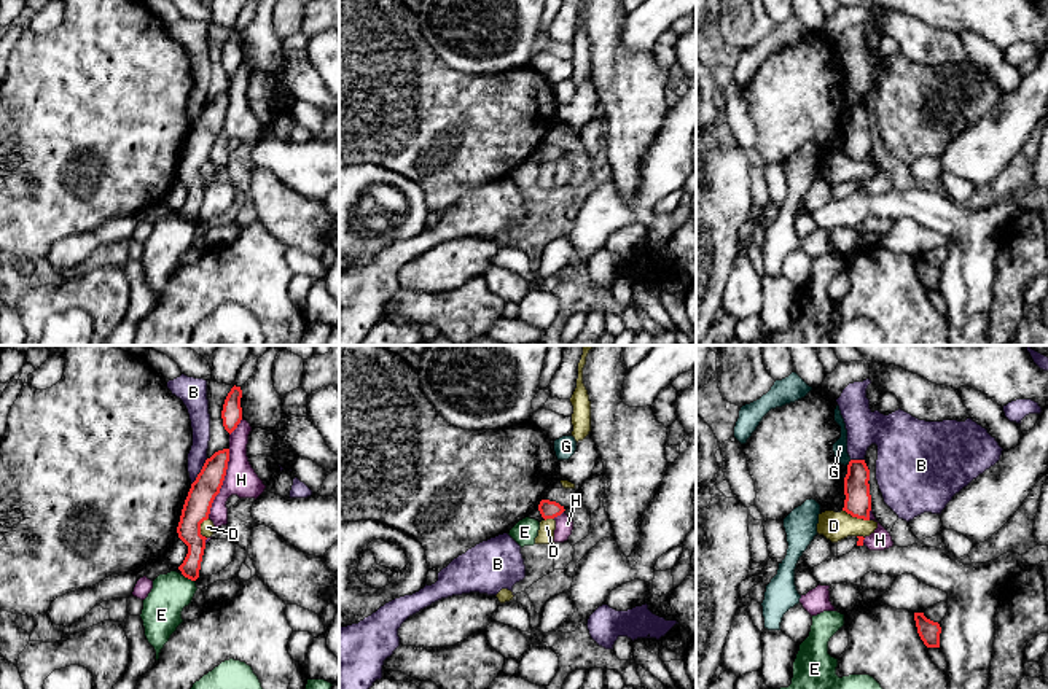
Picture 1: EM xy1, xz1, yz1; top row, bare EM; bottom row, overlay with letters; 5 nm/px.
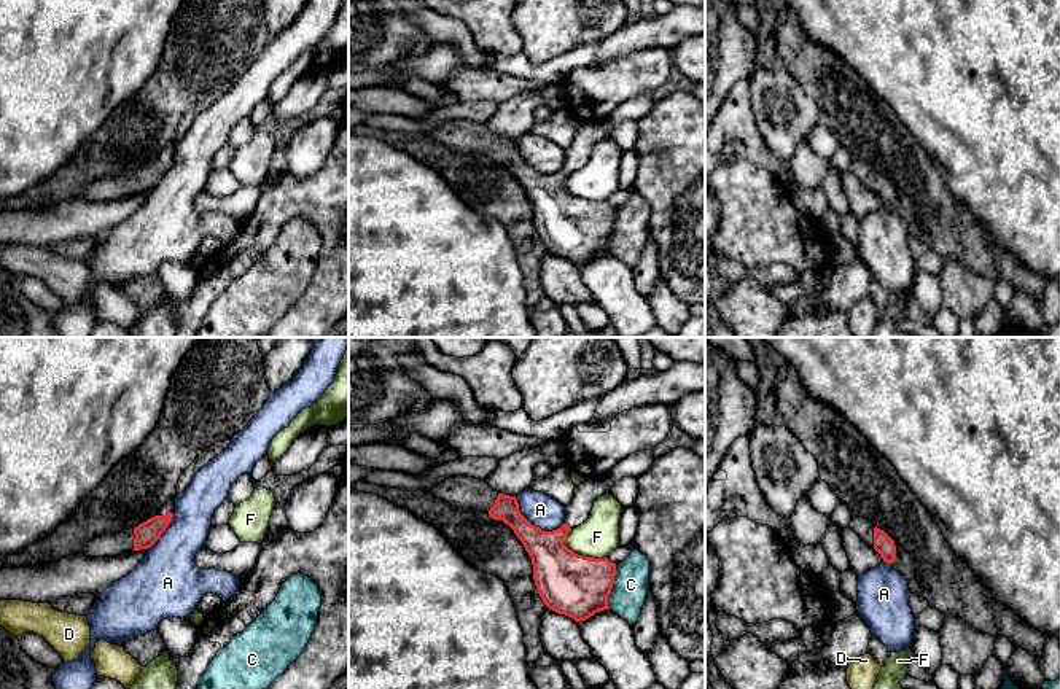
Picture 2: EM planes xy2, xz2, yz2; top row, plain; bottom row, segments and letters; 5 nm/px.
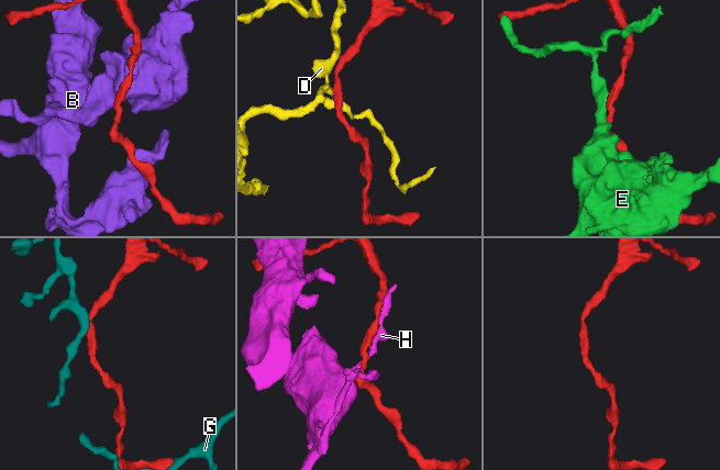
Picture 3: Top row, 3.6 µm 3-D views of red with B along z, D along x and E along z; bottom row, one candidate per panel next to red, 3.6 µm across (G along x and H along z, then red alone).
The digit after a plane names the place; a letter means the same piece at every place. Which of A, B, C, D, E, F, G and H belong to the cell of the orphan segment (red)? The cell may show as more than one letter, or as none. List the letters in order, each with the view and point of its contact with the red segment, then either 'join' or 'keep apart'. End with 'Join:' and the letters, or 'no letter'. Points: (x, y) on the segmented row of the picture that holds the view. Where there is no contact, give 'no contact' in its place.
A: xz2 (533, 525) | keep apart
B: xy1 (201, 471) | keep apart
C: xz2 (611, 587) | keep apart
D: yz1 (856, 516) | keep apart
E: xy1 (188, 578) | keep apart
F: xz2 (583, 556) | keep apart
G: yz1 (849, 463) | keep apart
H: xy1 (222, 484) | keep apart
Join: no letter

